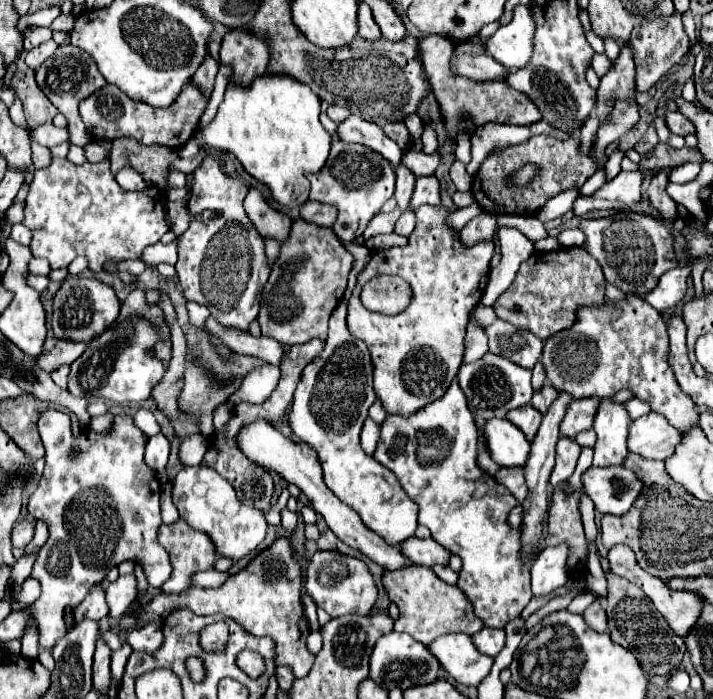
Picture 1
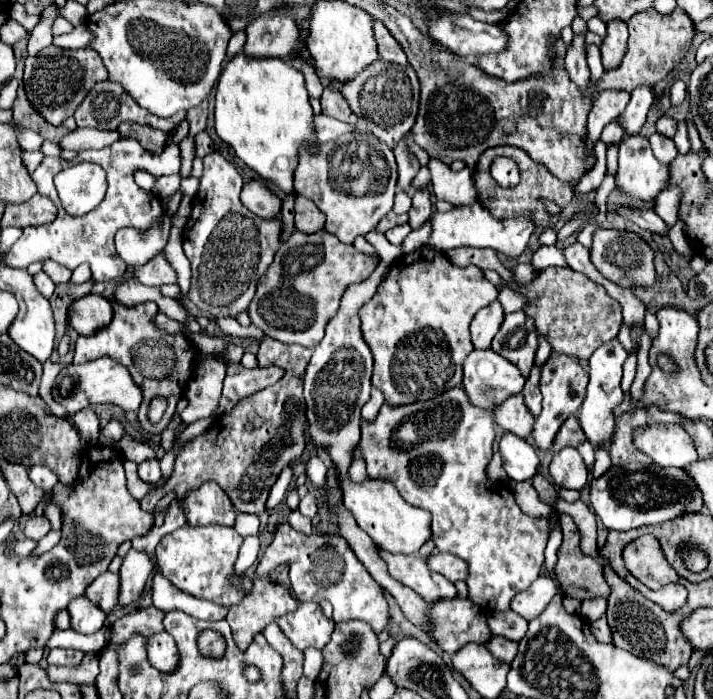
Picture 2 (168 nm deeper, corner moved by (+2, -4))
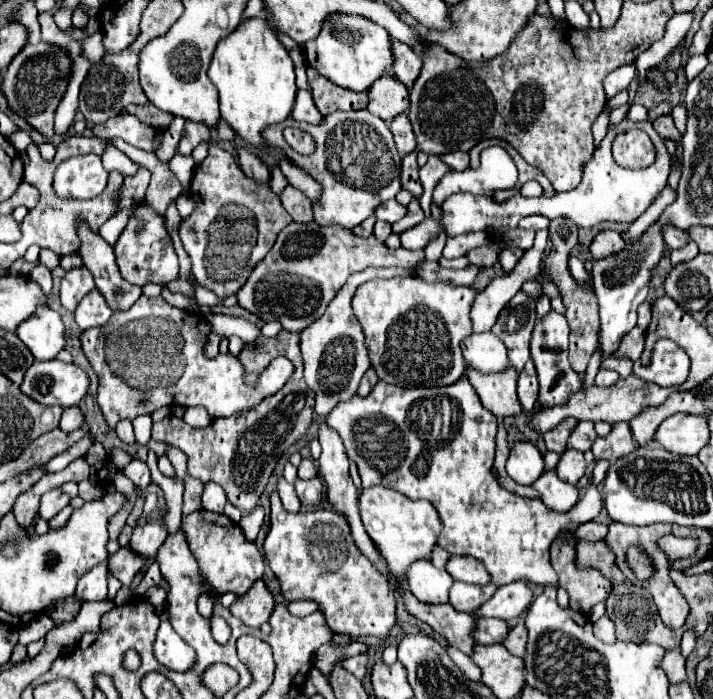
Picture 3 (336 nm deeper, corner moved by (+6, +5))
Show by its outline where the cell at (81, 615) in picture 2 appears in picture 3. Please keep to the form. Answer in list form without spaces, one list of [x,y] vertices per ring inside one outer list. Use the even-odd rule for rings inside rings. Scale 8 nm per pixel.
[[[103,561],[79,579],[75,595],[83,601],[103,601],[103,599],[107,599],[107,577],[109,577],[107,561]]]

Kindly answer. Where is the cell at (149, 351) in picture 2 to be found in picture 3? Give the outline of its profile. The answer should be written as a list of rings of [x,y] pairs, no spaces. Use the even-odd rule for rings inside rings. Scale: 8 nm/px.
[[[141,295],[139,301],[129,311],[113,313],[105,327],[87,329],[81,335],[81,347],[83,347],[89,363],[93,365],[93,369],[99,377],[97,401],[99,401],[99,407],[103,411],[103,417],[107,417],[107,425],[115,427],[117,421],[121,421],[121,419],[133,421],[135,417],[145,415],[145,413],[153,413],[165,405],[205,407],[213,419],[219,419],[225,415],[235,415],[239,411],[247,411],[247,409],[255,407],[255,403],[259,403],[263,397],[277,393],[287,383],[287,379],[293,375],[293,363],[289,359],[277,357],[261,373],[255,389],[245,387],[245,383],[243,383],[245,369],[235,355],[231,355],[231,353],[229,355],[217,355],[213,359],[209,359],[205,355],[203,349],[205,349],[209,333],[211,333],[211,325],[207,323],[207,317],[203,317],[201,313],[175,309],[175,307],[167,305],[161,297],[147,299],[145,295]],[[107,333],[111,339],[109,365],[105,361],[105,337],[107,337]]]

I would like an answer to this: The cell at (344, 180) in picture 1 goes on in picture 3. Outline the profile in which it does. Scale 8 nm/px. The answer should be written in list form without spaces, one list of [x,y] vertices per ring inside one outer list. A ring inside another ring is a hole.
[[[367,109],[361,111],[335,111],[331,115],[327,115],[323,119],[323,123],[319,125],[309,125],[309,123],[299,123],[295,119],[287,119],[287,123],[279,123],[279,125],[271,125],[267,127],[267,131],[263,131],[263,139],[269,147],[279,147],[283,149],[283,153],[287,155],[287,159],[291,159],[297,167],[305,169],[309,175],[313,175],[321,185],[323,185],[323,195],[319,199],[319,203],[313,205],[313,213],[315,213],[315,223],[319,223],[321,227],[325,225],[339,225],[345,229],[353,229],[355,225],[359,225],[361,221],[365,221],[367,217],[371,217],[375,213],[375,207],[387,199],[393,199],[397,195],[397,191],[401,189],[401,155],[395,147],[393,135],[389,131],[389,125],[371,115]],[[285,127],[299,127],[307,133],[313,135],[315,143],[317,143],[317,151],[313,155],[299,155],[295,153],[287,141],[283,139],[283,129]]]

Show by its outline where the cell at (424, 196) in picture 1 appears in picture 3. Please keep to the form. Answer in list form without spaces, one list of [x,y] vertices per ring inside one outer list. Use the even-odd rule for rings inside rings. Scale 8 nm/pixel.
[[[413,199],[413,201],[407,205],[407,209],[409,209],[407,215],[391,225],[393,233],[399,233],[399,231],[405,231],[405,229],[411,229],[411,227],[415,227],[415,225],[419,225],[419,223],[423,221],[423,209],[419,207],[419,201],[417,201],[417,199]]]

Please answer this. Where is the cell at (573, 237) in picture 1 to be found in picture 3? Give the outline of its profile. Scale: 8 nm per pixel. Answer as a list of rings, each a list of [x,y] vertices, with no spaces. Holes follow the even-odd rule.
[[[605,105],[605,109],[599,113],[599,117],[597,117],[595,123],[593,123],[593,137],[595,137],[595,145],[601,143],[603,135],[607,133],[607,127],[609,127],[609,107]]]

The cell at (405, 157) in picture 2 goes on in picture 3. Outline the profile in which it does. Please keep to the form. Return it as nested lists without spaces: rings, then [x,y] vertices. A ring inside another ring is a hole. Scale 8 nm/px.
[[[405,113],[397,115],[393,121],[391,121],[391,133],[395,137],[395,143],[397,143],[397,149],[401,155],[407,155],[411,151],[415,151],[415,133],[411,129],[411,121],[407,119]]]

